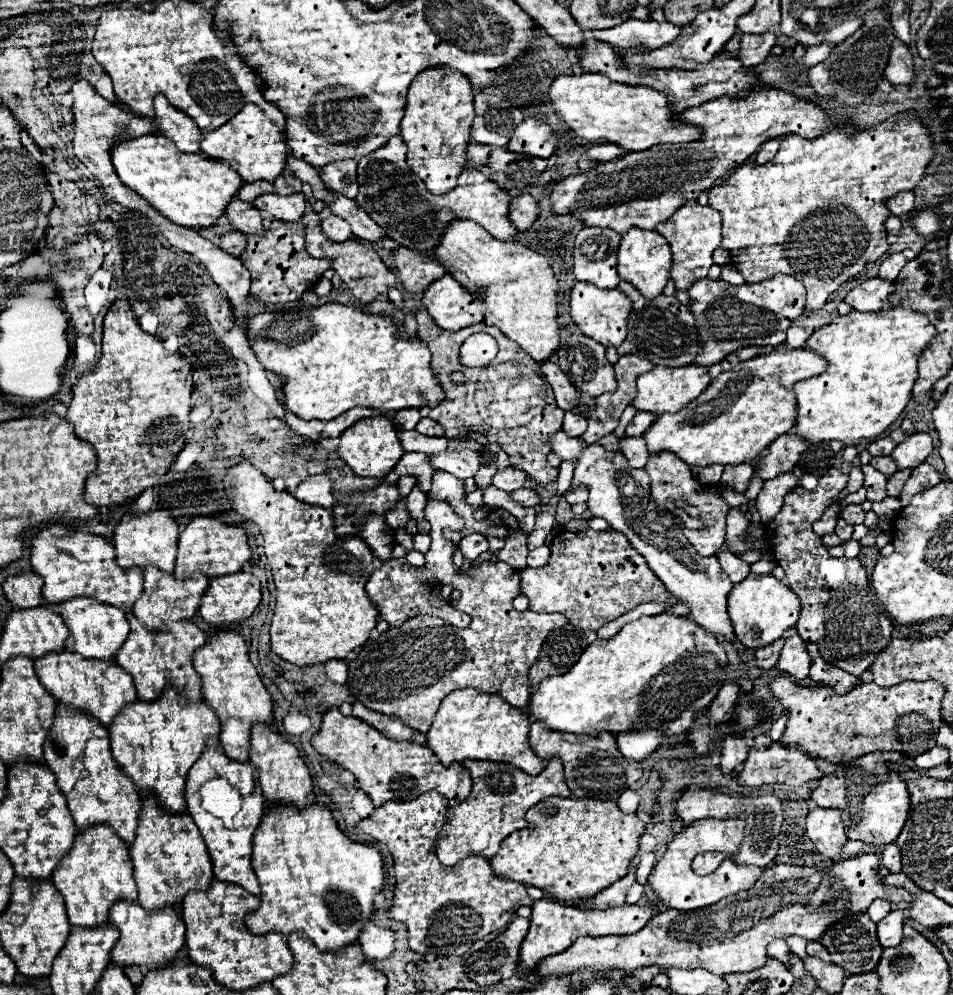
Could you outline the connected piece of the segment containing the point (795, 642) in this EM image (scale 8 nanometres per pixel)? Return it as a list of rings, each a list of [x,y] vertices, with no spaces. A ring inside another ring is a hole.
[[[799,634],[785,640],[777,668],[797,680],[801,680],[809,674],[809,654],[807,654],[805,642],[801,640]]]

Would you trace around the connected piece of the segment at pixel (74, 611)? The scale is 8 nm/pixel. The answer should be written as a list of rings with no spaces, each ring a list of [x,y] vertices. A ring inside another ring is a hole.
[[[77,598],[77,600],[71,600],[71,602],[59,604],[57,612],[61,614],[61,618],[65,620],[65,624],[69,628],[69,638],[67,638],[67,644],[65,644],[67,652],[81,654],[85,658],[111,662],[111,660],[115,660],[117,650],[127,640],[129,622],[127,622],[127,616],[121,608],[115,608],[115,606],[97,602],[97,600]]]

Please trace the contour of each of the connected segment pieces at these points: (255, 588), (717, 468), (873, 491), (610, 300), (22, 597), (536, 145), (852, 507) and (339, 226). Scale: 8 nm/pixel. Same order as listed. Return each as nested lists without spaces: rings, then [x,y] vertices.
[[[249,572],[213,578],[201,600],[199,614],[207,624],[229,628],[247,620],[261,602],[261,584]]]
[[[713,464],[706,467],[691,467],[691,471],[693,472],[694,476],[696,476],[699,481],[705,485],[717,484],[720,481],[723,470],[724,465],[721,464]]]
[[[871,464],[863,466],[861,468],[863,474],[865,474],[865,488],[867,488],[867,500],[869,502],[877,502],[877,500],[883,500],[887,494],[885,494],[885,482],[887,478],[877,472]]]
[[[575,282],[571,290],[571,302],[569,302],[569,314],[571,320],[579,326],[579,330],[601,342],[603,346],[619,346],[627,336],[627,316],[631,312],[631,300],[621,290],[605,290],[595,288],[595,284],[587,282]]]
[[[23,572],[17,576],[11,576],[3,584],[3,592],[11,606],[17,606],[19,610],[29,610],[41,606],[41,586],[43,580],[35,572]]]
[[[525,118],[519,128],[515,128],[507,148],[511,152],[529,154],[537,158],[549,158],[555,152],[557,146],[557,134],[551,130],[549,124],[545,124],[539,118]]]
[[[849,504],[849,506],[841,512],[841,516],[843,516],[843,520],[845,520],[847,524],[855,526],[855,524],[863,524],[865,512],[863,512],[863,508],[861,508],[859,504]]]
[[[329,216],[321,222],[321,232],[329,238],[329,240],[335,240],[335,242],[343,242],[343,240],[349,240],[351,238],[351,228],[349,224],[339,218],[339,216]]]

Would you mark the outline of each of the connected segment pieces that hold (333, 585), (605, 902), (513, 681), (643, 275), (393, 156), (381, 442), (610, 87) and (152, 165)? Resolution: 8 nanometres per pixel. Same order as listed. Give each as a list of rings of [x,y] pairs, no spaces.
[[[247,460],[227,470],[223,486],[233,510],[255,522],[265,540],[265,556],[277,586],[271,650],[297,666],[347,658],[353,648],[369,638],[379,620],[379,610],[365,594],[365,582],[379,562],[375,554],[357,536],[337,538],[333,512],[303,504],[285,490],[277,492]]]
[[[631,862],[631,868],[627,872],[627,876],[623,876],[621,880],[617,880],[615,884],[611,884],[609,888],[605,888],[603,892],[599,892],[595,898],[583,900],[579,902],[579,906],[585,908],[611,908],[611,906],[623,906],[625,904],[625,894],[627,890],[633,886],[635,882],[635,870],[637,870],[637,862]]]
[[[431,528],[431,548],[425,554],[425,567],[433,572],[437,581],[442,585],[451,585],[461,592],[457,600],[451,600],[451,606],[457,610],[463,610],[465,614],[471,616],[471,624],[463,630],[455,626],[445,626],[441,620],[433,620],[427,616],[415,616],[411,620],[405,620],[405,624],[397,630],[391,628],[385,632],[385,640],[381,636],[377,640],[367,640],[359,650],[357,658],[349,662],[349,678],[347,678],[347,688],[355,700],[359,700],[363,706],[369,710],[381,712],[395,716],[403,720],[405,726],[427,732],[433,716],[441,704],[441,700],[457,690],[457,688],[475,688],[479,692],[487,694],[499,694],[505,702],[511,706],[523,708],[529,702],[527,692],[527,672],[533,666],[533,662],[539,656],[541,644],[545,636],[567,624],[567,618],[563,614],[537,614],[537,612],[517,612],[513,608],[513,598],[519,596],[519,586],[521,586],[521,570],[509,566],[507,562],[483,562],[475,568],[469,568],[467,572],[459,574],[453,568],[452,557],[455,546],[443,536],[443,530]]]
[[[631,228],[627,234],[621,236],[621,244],[617,252],[617,270],[619,276],[631,282],[645,298],[655,298],[657,294],[663,292],[670,278],[671,249],[667,240],[663,240],[663,236],[659,236],[659,232],[655,230]]]
[[[399,134],[391,136],[391,140],[383,144],[383,148],[377,148],[375,152],[363,156],[359,160],[357,172],[359,172],[357,194],[359,206],[385,230],[385,234],[391,240],[395,240],[401,246],[431,254],[431,250],[439,244],[445,226],[453,218],[473,220],[499,240],[511,240],[517,238],[519,234],[507,218],[511,200],[509,194],[495,182],[491,182],[477,168],[465,168],[459,174],[457,186],[451,192],[445,192],[441,196],[431,194],[425,188],[423,180],[419,180],[405,164],[405,144]]]
[[[385,414],[359,420],[359,424],[353,424],[351,428],[347,428],[347,432],[343,432],[339,438],[341,438],[341,444],[337,448],[337,454],[357,476],[371,476],[371,478],[383,480],[399,462],[399,458],[405,454],[403,446],[399,444],[399,436],[393,422]]]
[[[561,74],[549,86],[549,102],[557,116],[581,138],[589,142],[613,142],[623,150],[647,150],[653,144],[691,142],[699,138],[699,128],[673,124],[667,98],[649,86],[629,86],[609,80],[603,74]]]
[[[155,134],[115,142],[111,146],[111,162],[125,186],[145,198],[159,214],[187,228],[211,226],[243,184],[227,162],[203,158],[201,154],[183,154],[171,140]]]

